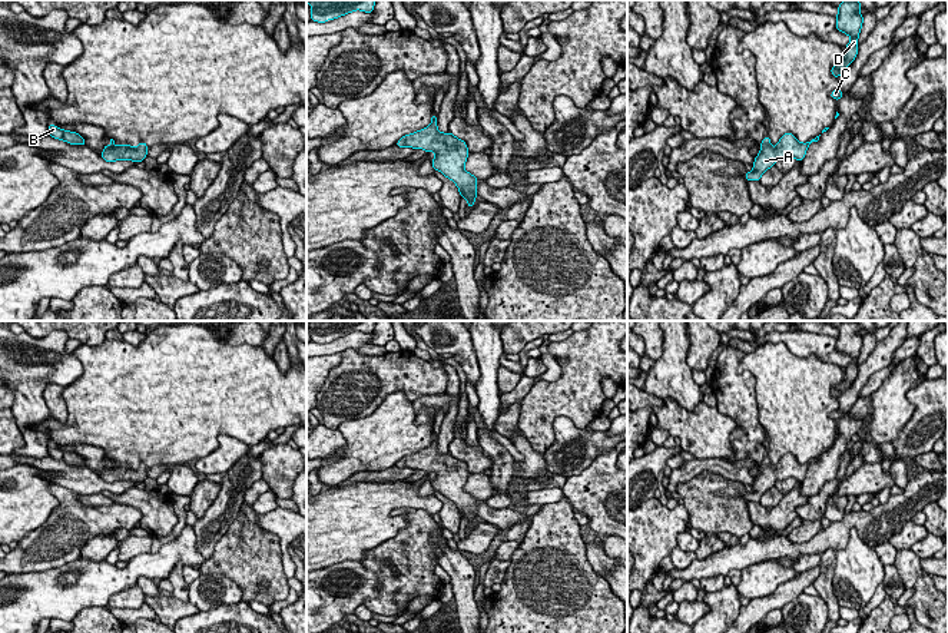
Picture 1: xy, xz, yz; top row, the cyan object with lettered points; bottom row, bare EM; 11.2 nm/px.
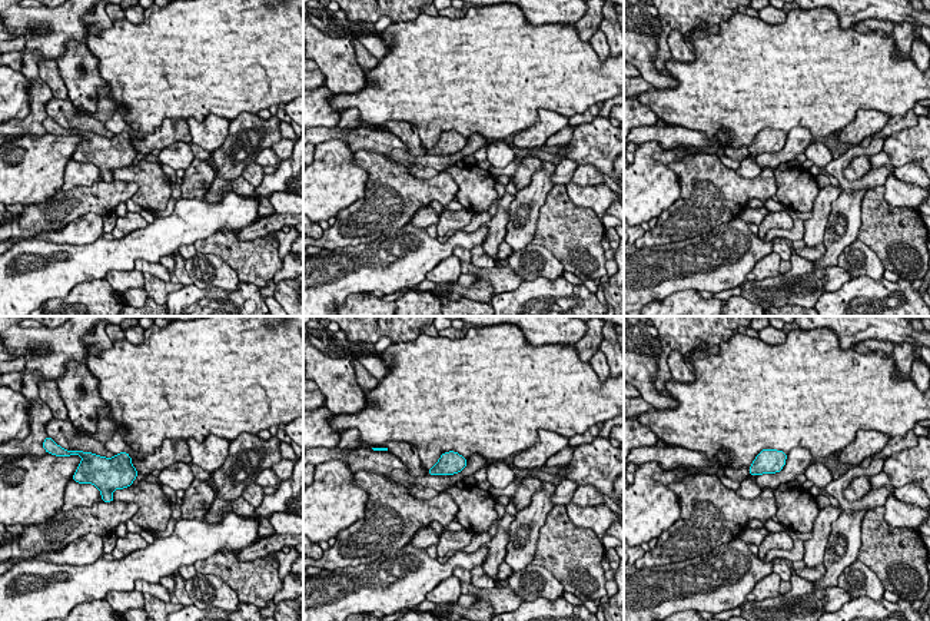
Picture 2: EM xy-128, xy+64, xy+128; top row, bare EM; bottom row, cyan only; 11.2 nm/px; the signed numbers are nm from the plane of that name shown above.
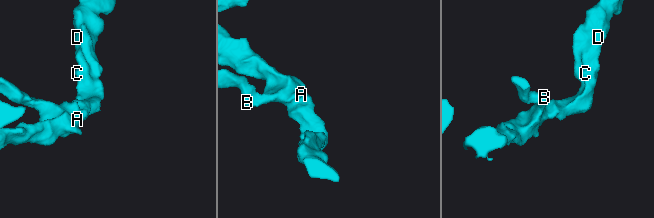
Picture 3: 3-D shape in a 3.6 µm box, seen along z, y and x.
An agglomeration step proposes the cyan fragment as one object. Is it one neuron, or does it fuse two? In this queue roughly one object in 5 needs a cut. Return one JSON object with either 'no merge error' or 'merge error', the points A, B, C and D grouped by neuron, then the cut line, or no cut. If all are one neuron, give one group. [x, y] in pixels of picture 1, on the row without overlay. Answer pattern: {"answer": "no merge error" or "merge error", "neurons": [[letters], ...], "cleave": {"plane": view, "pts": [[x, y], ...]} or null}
{"answer": "no merge error", "neurons": [["A", "B", "C", "D"]], "cleave": null}

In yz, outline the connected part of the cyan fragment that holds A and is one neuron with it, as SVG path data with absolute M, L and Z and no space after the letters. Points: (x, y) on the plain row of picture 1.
M790 453L785 454L775 468L770 467L769 457L765 457L760 464L760 473L755 477L755 484L752 493L746 493L746 501L760 501L760 497L772 487L775 487L778 480L795 478L801 483L808 471L808 467L818 463L819 457L812 458L806 464L801 464Z

